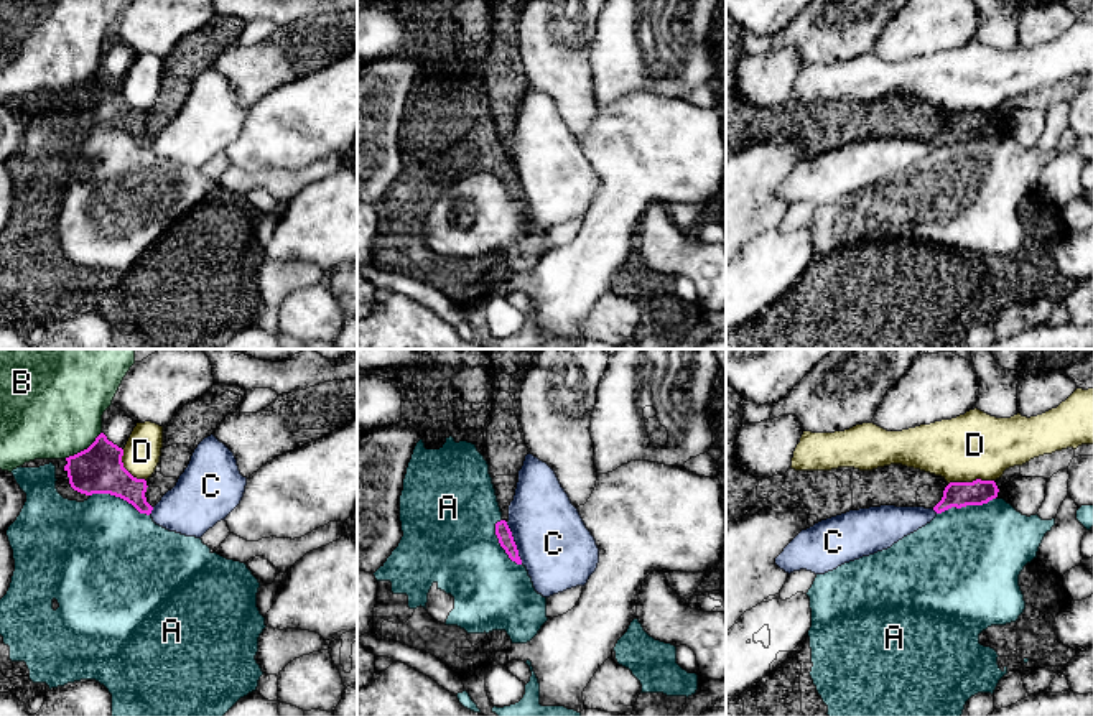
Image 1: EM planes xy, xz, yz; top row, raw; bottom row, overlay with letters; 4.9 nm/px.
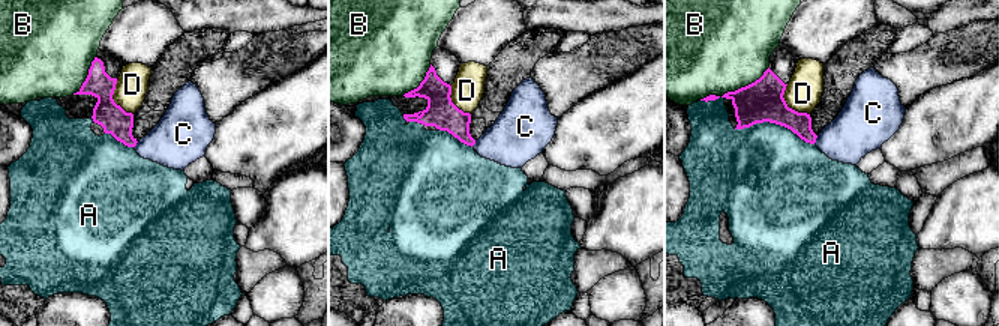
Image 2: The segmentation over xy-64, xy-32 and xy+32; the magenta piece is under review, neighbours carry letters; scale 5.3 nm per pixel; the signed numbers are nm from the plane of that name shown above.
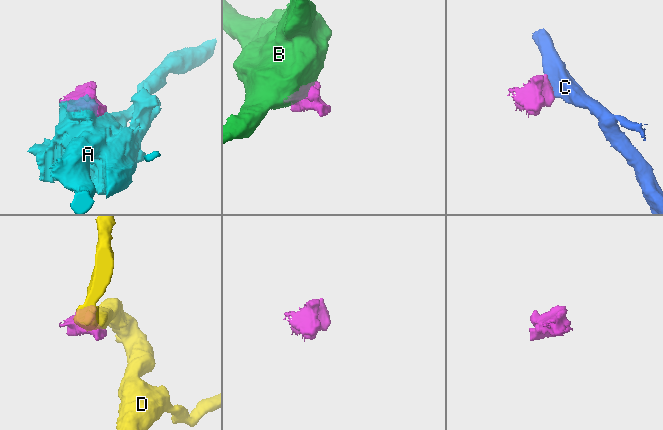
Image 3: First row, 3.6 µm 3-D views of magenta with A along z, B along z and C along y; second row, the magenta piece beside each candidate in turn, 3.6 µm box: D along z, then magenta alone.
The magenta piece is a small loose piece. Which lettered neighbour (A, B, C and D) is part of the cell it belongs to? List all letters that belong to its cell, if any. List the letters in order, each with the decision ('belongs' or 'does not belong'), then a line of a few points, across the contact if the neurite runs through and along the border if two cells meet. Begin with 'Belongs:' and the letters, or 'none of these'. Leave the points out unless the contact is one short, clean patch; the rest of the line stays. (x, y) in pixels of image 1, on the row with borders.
Belongs: A
A: belongs
B: does not belong
C: does not belong; line xz (506, 522), (522, 563)
D: does not belong

